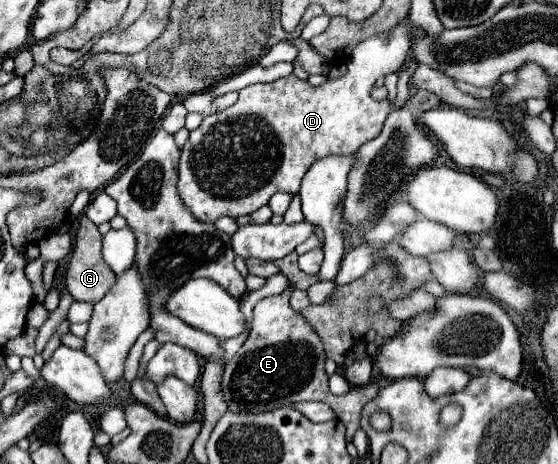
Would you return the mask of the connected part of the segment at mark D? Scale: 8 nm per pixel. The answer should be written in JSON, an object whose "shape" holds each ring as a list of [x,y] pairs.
{"shape":[[[407,18],[397,24],[393,32],[369,36],[355,46],[345,76],[337,80],[325,80],[321,86],[311,86],[309,82],[303,82],[291,74],[271,84],[251,84],[239,92],[237,104],[227,110],[207,114],[203,124],[191,132],[187,144],[181,150],[177,192],[183,204],[201,222],[215,222],[221,216],[237,218],[243,214],[251,214],[257,208],[265,206],[275,192],[297,194],[299,184],[313,162],[329,154],[347,156],[357,152],[365,142],[373,140],[381,132],[387,114],[393,110],[391,102],[377,102],[371,98],[369,92],[381,76],[397,72],[405,64],[409,48],[413,44],[413,32],[415,28]]]}

